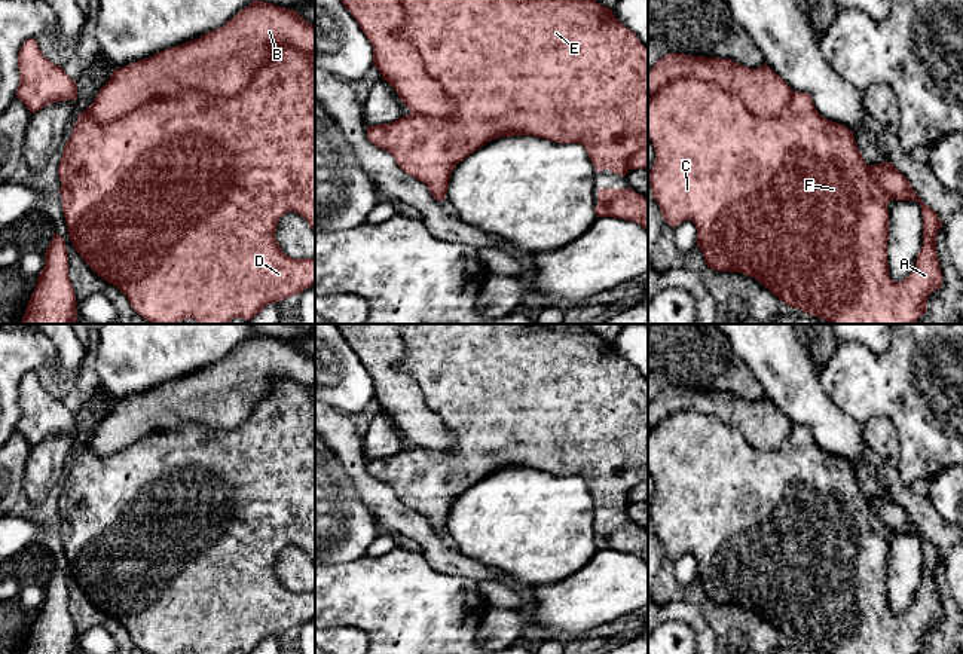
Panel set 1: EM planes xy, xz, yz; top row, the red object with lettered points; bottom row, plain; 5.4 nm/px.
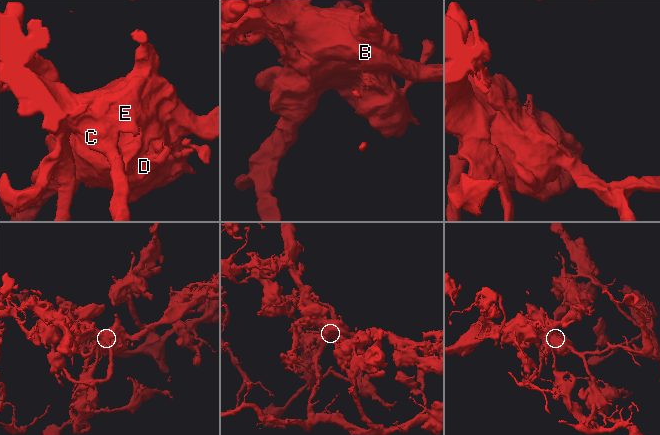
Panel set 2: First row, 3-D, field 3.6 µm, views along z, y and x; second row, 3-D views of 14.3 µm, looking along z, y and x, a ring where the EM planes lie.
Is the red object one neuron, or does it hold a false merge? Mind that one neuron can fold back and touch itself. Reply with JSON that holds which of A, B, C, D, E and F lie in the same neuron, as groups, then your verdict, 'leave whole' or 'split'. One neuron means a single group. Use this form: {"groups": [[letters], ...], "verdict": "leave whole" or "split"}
{"groups": [["A", "C", "D", "E", "F"], ["B"]], "verdict": "split"}

